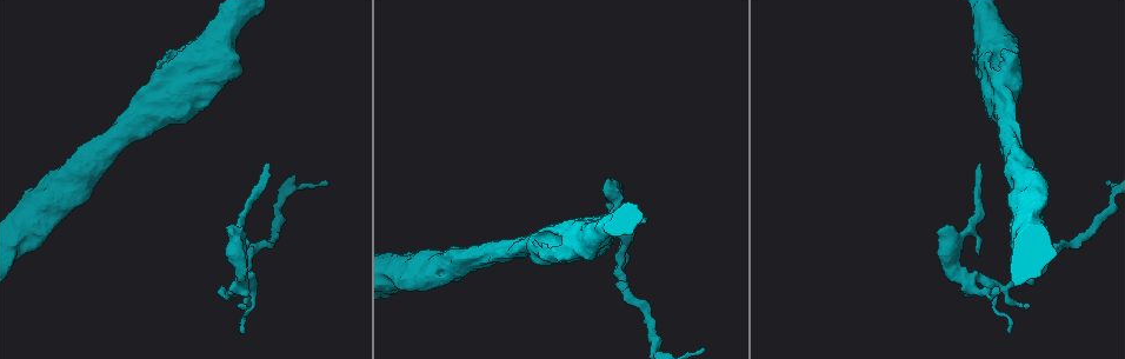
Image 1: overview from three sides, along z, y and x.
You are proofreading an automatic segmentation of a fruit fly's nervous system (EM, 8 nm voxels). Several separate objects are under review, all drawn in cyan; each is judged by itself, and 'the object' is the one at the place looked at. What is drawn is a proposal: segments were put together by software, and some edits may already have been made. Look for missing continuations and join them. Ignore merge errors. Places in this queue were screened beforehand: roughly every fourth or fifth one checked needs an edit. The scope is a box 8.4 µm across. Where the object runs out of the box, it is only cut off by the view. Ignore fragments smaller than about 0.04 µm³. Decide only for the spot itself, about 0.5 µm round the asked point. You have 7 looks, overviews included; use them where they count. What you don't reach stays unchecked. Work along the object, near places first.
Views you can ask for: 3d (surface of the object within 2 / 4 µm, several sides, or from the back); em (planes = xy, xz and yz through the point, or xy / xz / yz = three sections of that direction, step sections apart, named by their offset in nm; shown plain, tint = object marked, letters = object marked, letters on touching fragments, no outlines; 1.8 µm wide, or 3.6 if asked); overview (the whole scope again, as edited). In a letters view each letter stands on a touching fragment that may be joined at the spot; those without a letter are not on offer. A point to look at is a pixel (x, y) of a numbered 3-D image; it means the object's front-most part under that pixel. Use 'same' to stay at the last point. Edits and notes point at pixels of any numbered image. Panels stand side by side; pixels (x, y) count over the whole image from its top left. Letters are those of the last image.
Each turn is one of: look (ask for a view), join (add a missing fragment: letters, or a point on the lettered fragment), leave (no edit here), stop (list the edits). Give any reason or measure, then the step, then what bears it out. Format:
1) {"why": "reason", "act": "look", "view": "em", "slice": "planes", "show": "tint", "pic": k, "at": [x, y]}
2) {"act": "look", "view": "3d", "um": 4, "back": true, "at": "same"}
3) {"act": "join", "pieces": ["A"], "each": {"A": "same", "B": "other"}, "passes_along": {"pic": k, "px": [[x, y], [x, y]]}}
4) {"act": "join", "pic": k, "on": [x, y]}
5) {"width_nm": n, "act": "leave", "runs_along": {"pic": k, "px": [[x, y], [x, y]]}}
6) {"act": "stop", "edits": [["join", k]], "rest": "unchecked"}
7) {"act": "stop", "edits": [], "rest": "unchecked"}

{"why": "stops while still wide", "act": "look", "view": "em", "um": 3.6, "slice": "yz", "step": 16, "show": "tint", "pic": 1, "at": [230, 226]}

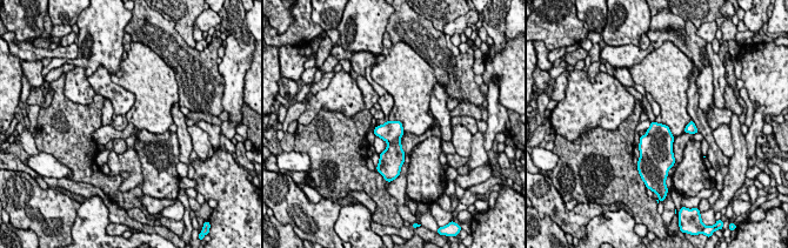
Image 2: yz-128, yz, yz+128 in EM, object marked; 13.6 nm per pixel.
{"why": "what lies round it", "act": "look", "view": "em", "um": 3.6, "slice": "yz", "step": 16, "show": "letters", "at": "same"}

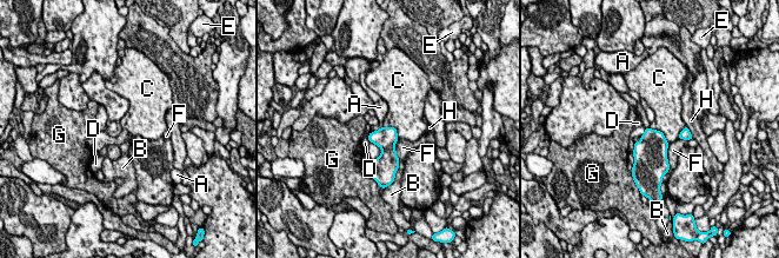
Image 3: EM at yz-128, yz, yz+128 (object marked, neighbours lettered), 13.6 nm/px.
{"act": "leave", "each": {"A": "other", "B": "other", "C": "other", "D": "other", "E": "other", "F": "other", "G": "other", "H": "other"}, "border": {"pic": 3, "px": [[648, 127], [659, 130], [668, 143]]}, "found": "no lettered fragment goes on from it"}

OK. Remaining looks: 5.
{"why": "an open end", "act": "look", "view": "em", "slice": "yz", "step": 4, "show": "letters", "pic": 1, "at": [218, 292]}

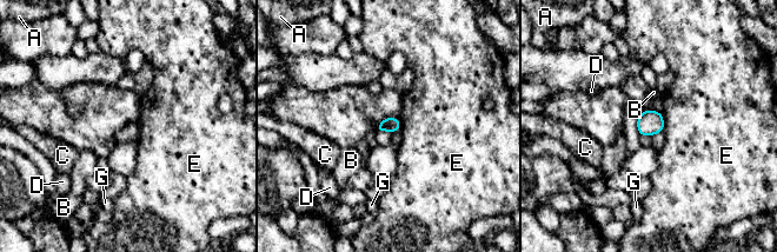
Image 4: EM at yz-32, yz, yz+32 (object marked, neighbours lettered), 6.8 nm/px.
{"act": "look", "view": "em", "slice": "xz", "step": 8, "show": "letters", "at": "same"}

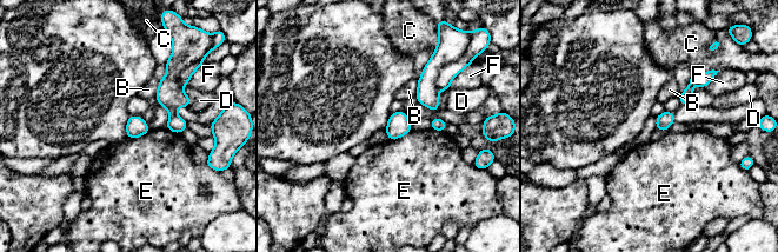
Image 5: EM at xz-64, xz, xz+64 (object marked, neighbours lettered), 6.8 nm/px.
{"longest_contact_nm": ["E", 180], "act": "leave", "each": {"B": "other", "C": "other", "D": "other", "E": "other", "F": "other"}, "border": {"pic": 5, "px": [[412, 131], [388, 140]]}, "found": "none of them fits"}

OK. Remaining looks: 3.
{"why": "tapers out", "act": "look", "view": "em", "slice": "planes", "show": "letters", "pic": 1, "at": [269, 165]}

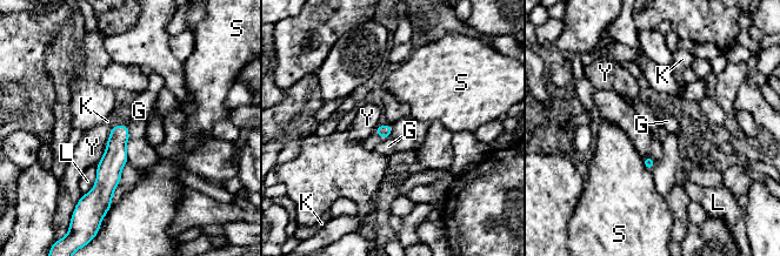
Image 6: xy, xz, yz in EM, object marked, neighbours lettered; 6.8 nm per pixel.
{"longest_contact_nm": ["Y", 300], "act": "join", "pieces": ["K"], "each": {"G": "other", "K": "same", "L": "other", "S": "other", "Y": "other"}, "found": "it goes on there"}

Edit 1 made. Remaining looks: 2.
{"act": "stop", "edits": [["join", 6]], "rest": "unchecked"}

